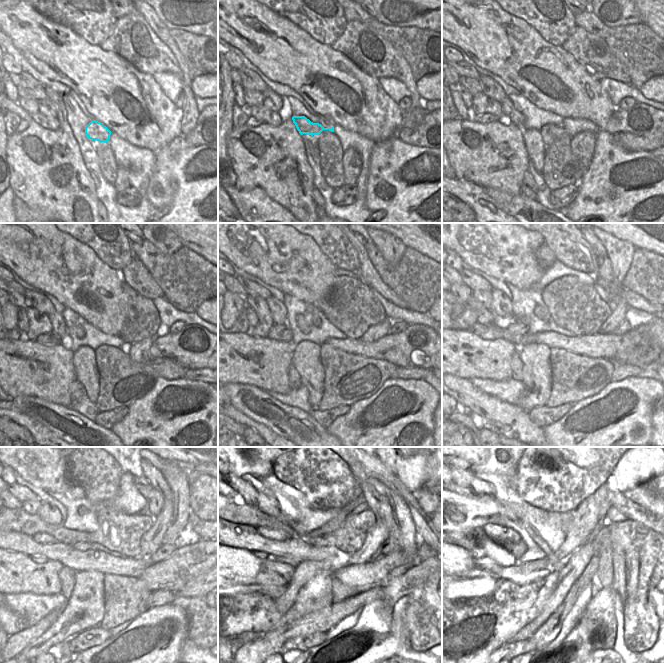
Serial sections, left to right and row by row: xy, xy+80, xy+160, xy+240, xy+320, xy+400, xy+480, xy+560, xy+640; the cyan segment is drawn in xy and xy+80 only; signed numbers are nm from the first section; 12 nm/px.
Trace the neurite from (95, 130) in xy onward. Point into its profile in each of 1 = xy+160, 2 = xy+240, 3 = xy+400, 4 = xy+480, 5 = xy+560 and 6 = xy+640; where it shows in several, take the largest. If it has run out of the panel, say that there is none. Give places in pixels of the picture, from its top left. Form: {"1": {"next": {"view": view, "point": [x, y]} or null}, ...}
{"1": {"next": {"view": "xy+160", "point": [515, 117]}}, "2": {"next": {"view": "xy+240", "point": [60, 328]}}, "3": {"next": {"view": "xy+400", "point": [500, 303]}}, "4": {"next": {"view": "xy+480", "point": [48, 512]}}, "5": {"next": {"view": "xy+560", "point": [266, 502]}}, "6": {"next": {"view": "xy+640", "point": [480, 487]}}}

